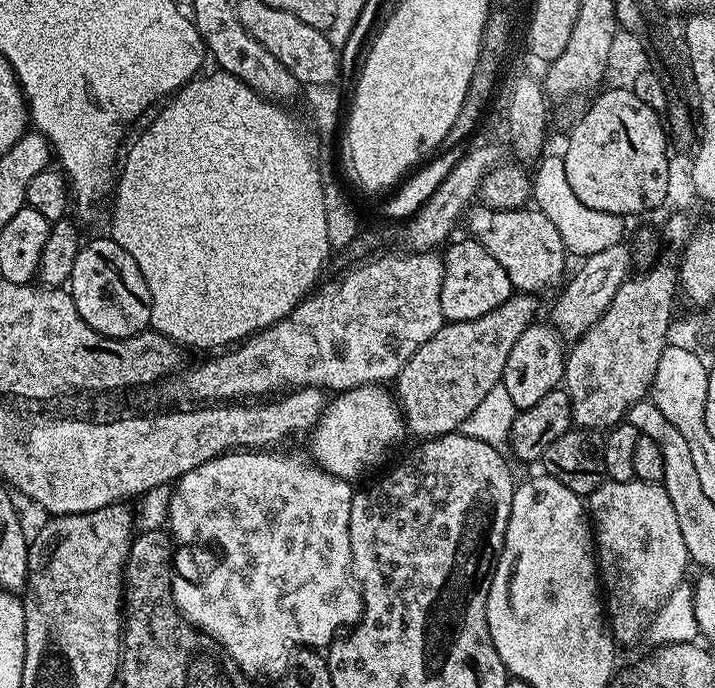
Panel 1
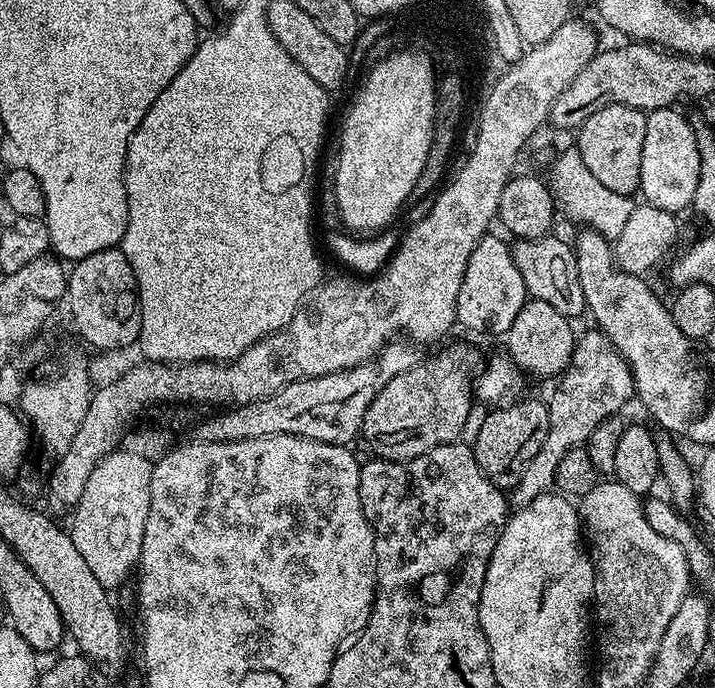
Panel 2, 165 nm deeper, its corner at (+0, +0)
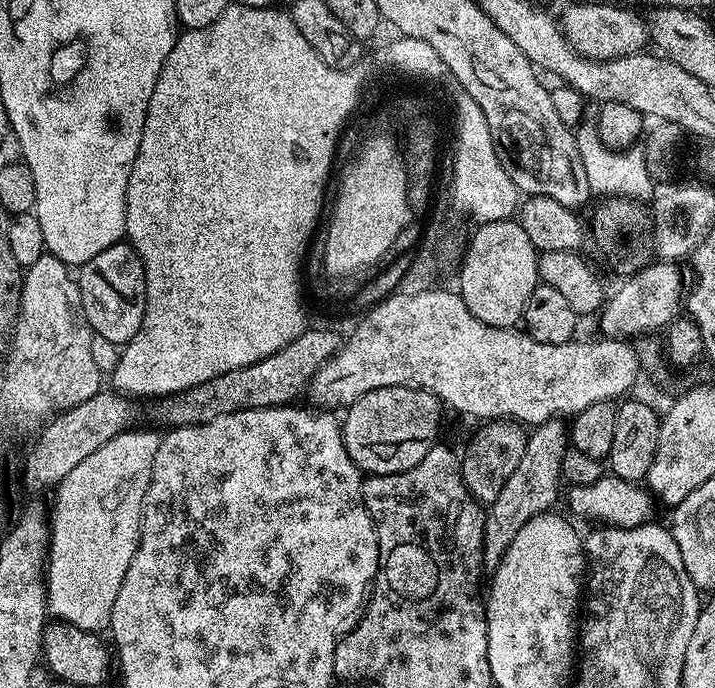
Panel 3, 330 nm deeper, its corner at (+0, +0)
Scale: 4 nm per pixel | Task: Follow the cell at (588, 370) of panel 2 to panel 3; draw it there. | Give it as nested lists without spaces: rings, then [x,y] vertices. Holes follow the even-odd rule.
[[[553,418],[545,424],[537,424],[528,432],[526,450],[519,460],[514,474],[506,478],[506,486],[498,493],[498,498],[487,505],[484,512],[484,561],[483,567],[494,570],[500,564],[500,559],[506,554],[510,542],[518,538],[518,530],[530,522],[530,518],[541,516],[543,512],[549,511],[556,500],[556,491],[562,485],[560,467],[562,458],[570,441],[563,419]]]

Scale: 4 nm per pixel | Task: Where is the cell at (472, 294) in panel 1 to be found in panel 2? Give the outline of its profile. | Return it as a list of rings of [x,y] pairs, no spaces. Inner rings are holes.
[[[489,234],[474,246],[474,254],[470,254],[470,262],[466,262],[466,274],[462,274],[462,287],[458,290],[456,324],[459,327],[503,337],[510,326],[514,326],[514,318],[518,318],[518,310],[522,310],[524,301],[529,299],[522,274],[518,274],[518,266],[514,266],[509,241],[504,240]]]

